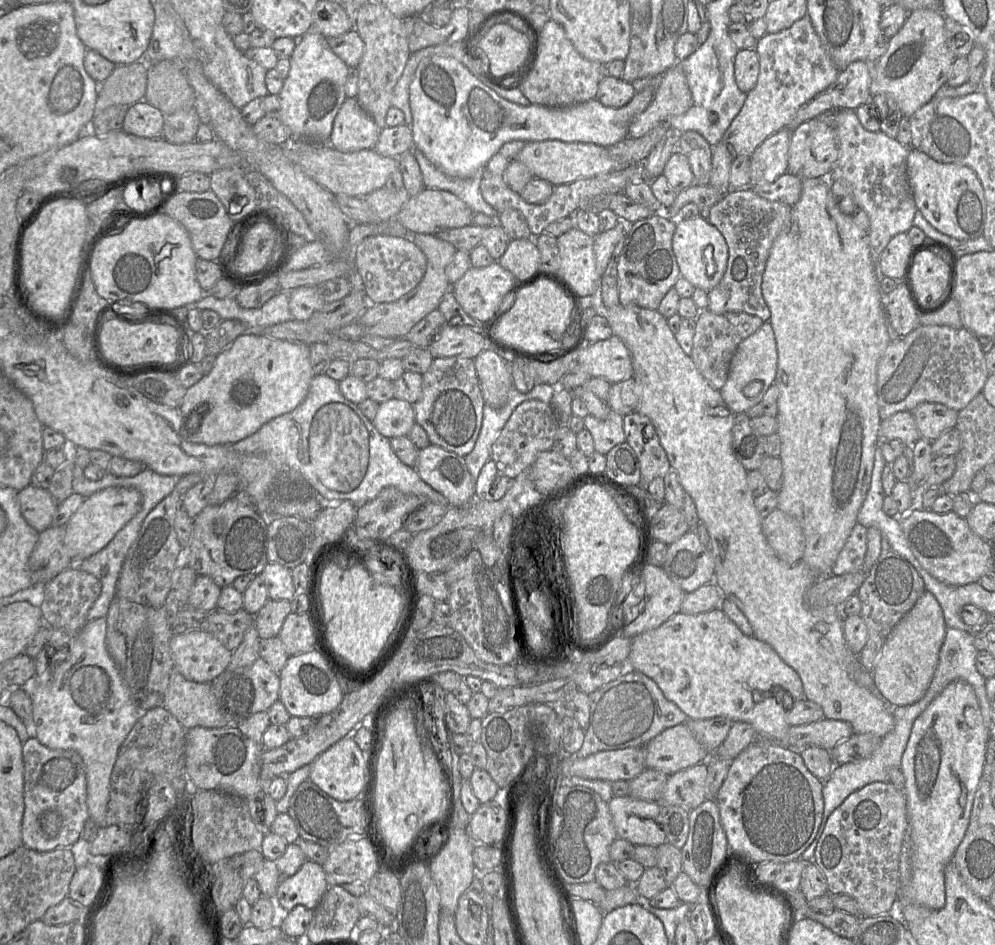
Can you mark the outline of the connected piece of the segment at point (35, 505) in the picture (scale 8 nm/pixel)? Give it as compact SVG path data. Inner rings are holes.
M28 485L18 491L17 500L23 518L38 533L51 526L57 505L48 489Z

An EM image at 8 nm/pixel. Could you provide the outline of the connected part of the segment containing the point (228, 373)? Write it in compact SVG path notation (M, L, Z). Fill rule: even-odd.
M247 333L216 356L212 370L188 388L179 407L183 424L188 430L186 440L194 444L232 445L257 432L264 424L293 411L306 398L314 373L310 363L309 345L274 339L259 333Z

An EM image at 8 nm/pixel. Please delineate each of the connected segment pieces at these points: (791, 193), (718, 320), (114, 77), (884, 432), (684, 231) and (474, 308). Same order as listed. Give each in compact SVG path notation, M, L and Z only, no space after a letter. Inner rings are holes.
M789 172L781 175L772 183L750 186L760 197L769 201L779 201L793 207L800 199L802 179Z
M709 310L700 311L695 320L696 328L690 358L700 374L719 391L726 382L730 360L737 346L756 332L763 321L757 316L744 312L714 314Z
M136 61L129 65L116 65L108 78L100 84L94 108L94 116L112 105L130 106L145 98L148 65Z
M900 411L881 420L880 437L899 440L905 445L913 445L921 438L921 435L911 412Z
M699 215L677 220L672 237L672 250L680 276L695 288L709 292L721 281L727 267L728 247L723 235L707 219Z
M498 261L486 267L471 266L462 278L452 285L462 309L478 321L489 319L496 310L502 295L510 288L513 274Z

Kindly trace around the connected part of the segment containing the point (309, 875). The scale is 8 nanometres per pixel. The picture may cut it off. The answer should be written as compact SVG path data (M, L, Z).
M306 860L294 875L279 883L274 899L287 911L296 905L313 910L328 887L322 866Z

